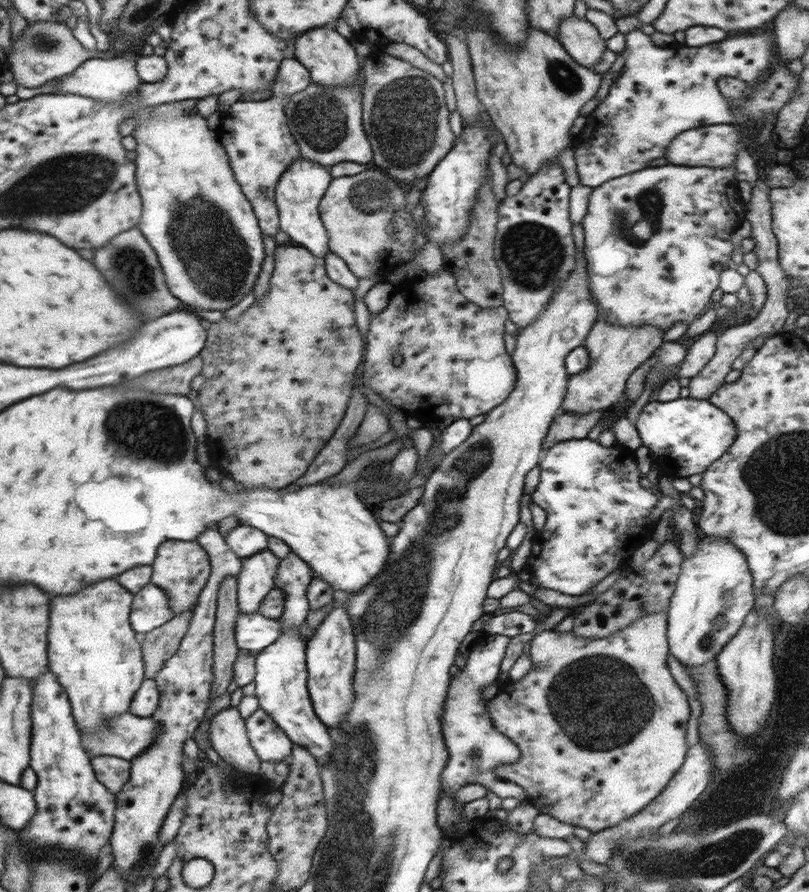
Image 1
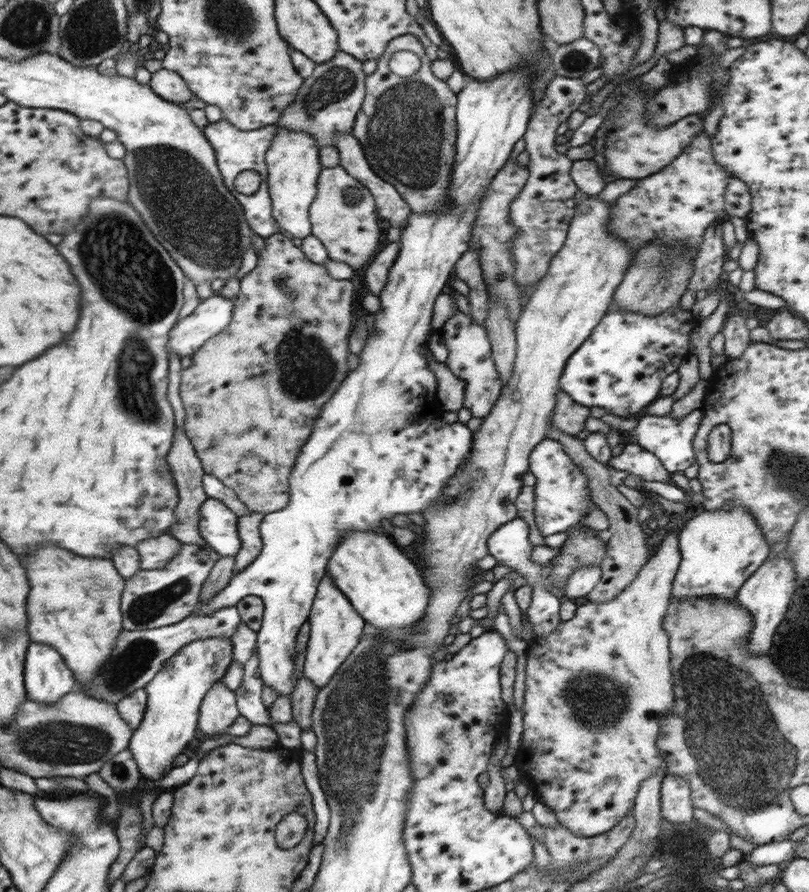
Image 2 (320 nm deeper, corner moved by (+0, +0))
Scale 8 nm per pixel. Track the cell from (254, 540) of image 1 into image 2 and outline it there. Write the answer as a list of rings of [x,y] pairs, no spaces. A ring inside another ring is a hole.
[[[207,497],[199,508],[199,517],[198,531],[200,531],[200,536],[205,540],[207,546],[214,549],[220,557],[235,557],[241,547],[240,535],[238,535],[237,514],[223,502]]]

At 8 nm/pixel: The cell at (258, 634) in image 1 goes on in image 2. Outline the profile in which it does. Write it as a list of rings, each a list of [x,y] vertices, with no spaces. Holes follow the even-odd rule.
[[[227,606],[217,610],[214,614],[192,614],[170,626],[142,631],[122,629],[104,666],[98,669],[97,675],[84,686],[77,682],[76,691],[84,692],[98,700],[117,704],[120,699],[132,694],[135,690],[145,688],[164,666],[164,663],[180,648],[202,637],[222,637],[231,640],[240,622],[242,620],[239,610],[235,606]]]

